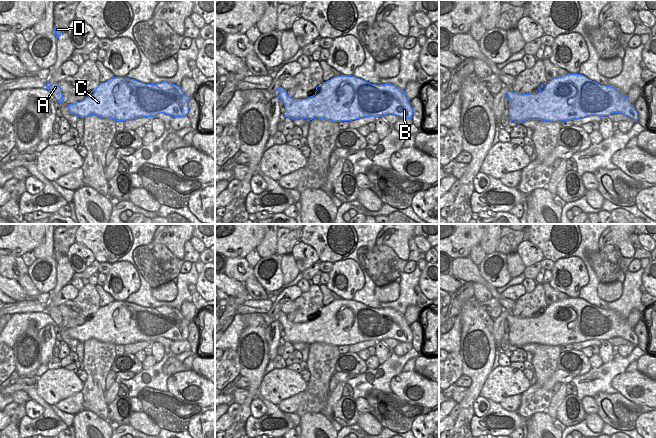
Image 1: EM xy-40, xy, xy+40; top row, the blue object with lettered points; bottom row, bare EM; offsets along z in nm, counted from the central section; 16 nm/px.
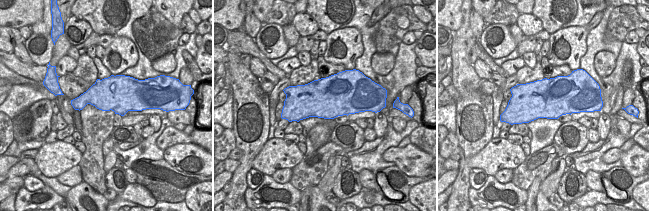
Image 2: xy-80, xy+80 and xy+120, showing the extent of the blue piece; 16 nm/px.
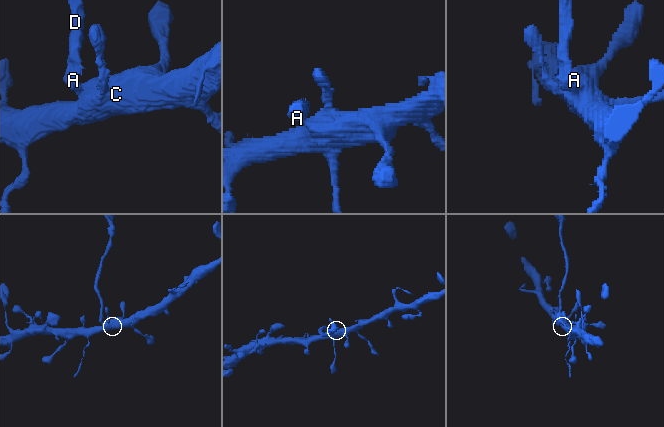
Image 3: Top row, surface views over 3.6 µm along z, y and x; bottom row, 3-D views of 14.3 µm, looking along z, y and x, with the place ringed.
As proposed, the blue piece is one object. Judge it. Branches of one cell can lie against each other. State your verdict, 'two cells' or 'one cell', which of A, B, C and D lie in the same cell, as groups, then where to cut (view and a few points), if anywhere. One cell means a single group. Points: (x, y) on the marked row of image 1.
two cells; groups A D / B C; cut xy+40 (514, 92), (514, 98), (509, 107)

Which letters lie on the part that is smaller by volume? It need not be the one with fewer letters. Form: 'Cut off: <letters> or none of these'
Cut off: A, D

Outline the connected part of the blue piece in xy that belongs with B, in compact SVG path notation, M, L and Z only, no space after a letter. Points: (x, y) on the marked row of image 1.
M341 75L323 82L313 96L288 100L285 117L352 121L387 114L412 119L413 110L405 91L391 84L376 85L363 79Z

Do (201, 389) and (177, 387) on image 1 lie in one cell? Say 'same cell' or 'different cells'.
same cell

